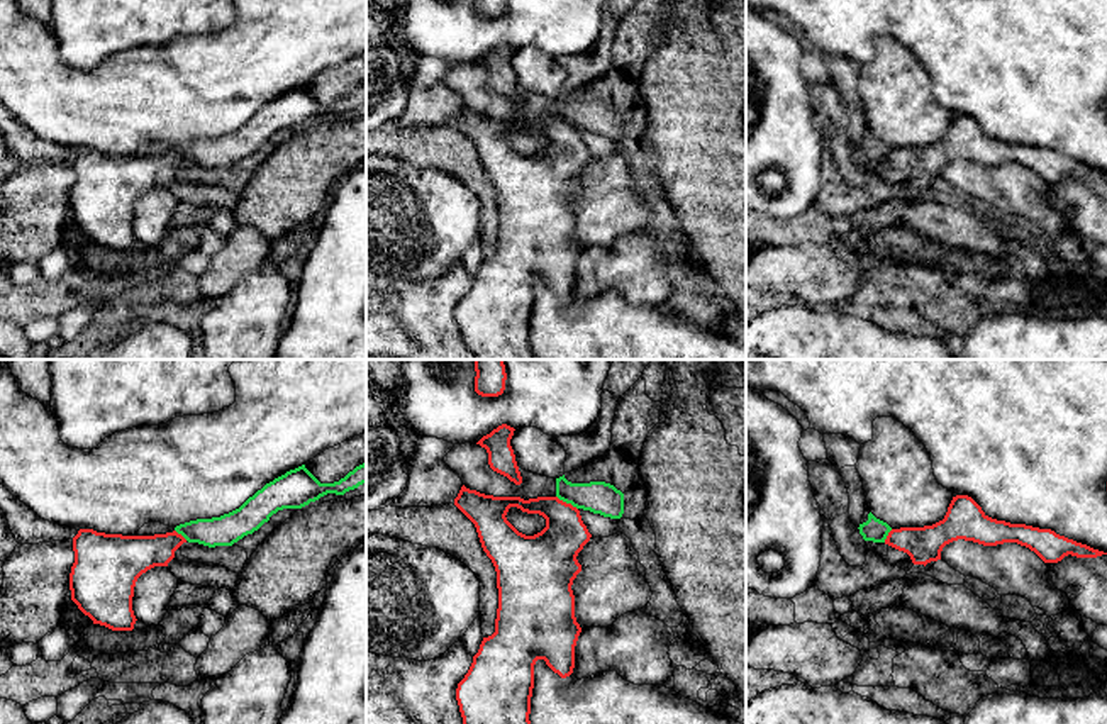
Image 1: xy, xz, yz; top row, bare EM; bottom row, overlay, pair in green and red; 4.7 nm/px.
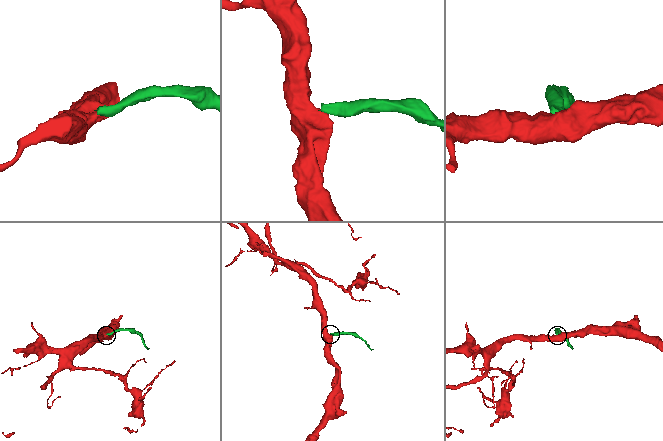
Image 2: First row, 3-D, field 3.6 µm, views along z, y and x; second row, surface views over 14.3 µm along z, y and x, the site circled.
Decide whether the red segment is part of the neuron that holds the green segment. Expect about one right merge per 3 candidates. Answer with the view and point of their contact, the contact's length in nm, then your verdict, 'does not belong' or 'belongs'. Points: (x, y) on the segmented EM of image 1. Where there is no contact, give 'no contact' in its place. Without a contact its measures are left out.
contact xz (567, 502); length 120 nm; does not belong

